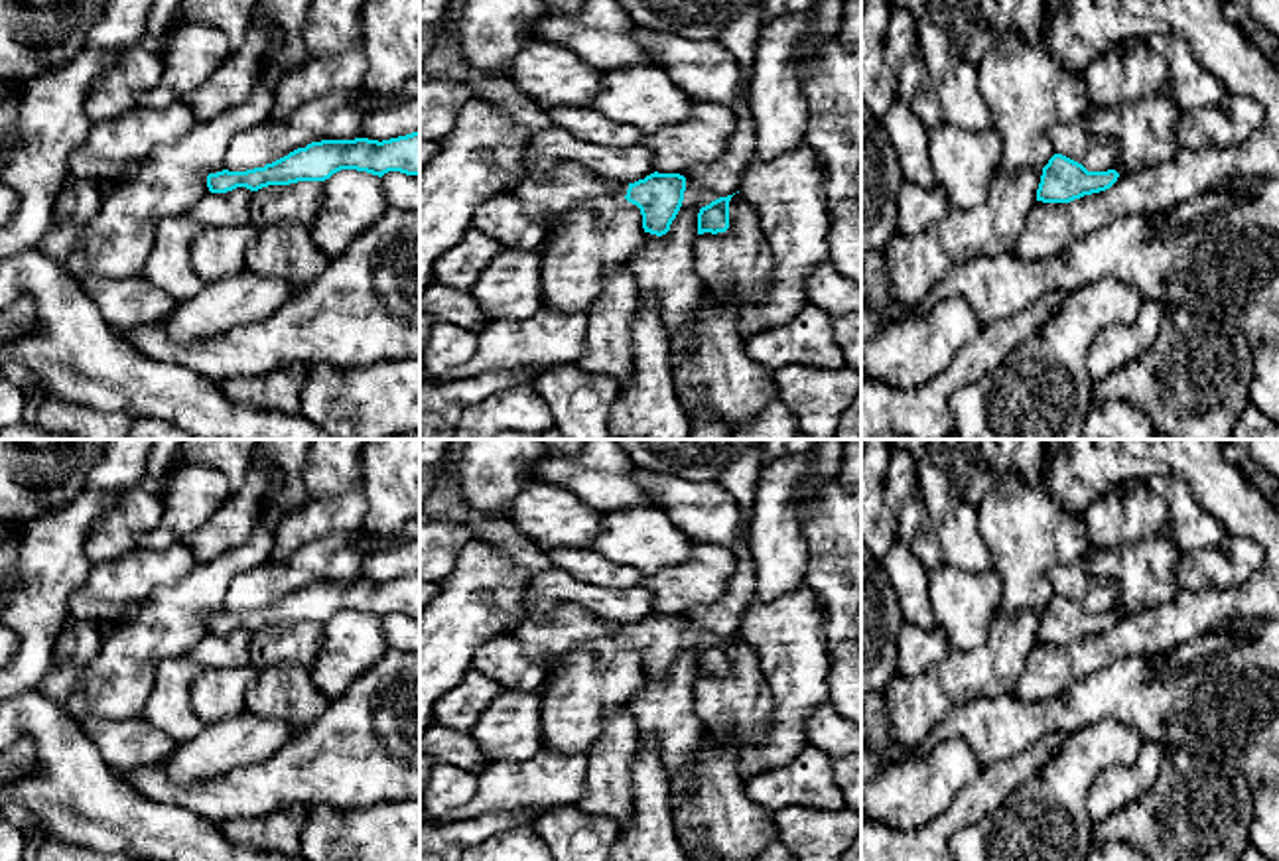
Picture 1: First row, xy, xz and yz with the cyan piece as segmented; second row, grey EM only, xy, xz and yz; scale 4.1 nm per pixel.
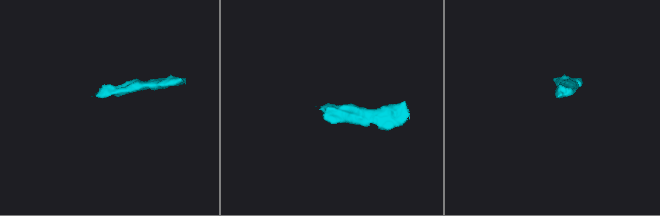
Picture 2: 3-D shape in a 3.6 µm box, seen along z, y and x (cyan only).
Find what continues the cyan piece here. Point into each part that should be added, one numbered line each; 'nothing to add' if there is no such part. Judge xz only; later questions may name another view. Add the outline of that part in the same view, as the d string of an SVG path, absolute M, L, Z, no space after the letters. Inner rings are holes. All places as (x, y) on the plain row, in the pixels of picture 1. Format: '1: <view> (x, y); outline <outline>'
1: xz (570, 625); outline M526 591L516 623L506 630L528 656L552 658L595 640L625 638L629 627L599 619L577 603L562 603L546 617L530 605Z

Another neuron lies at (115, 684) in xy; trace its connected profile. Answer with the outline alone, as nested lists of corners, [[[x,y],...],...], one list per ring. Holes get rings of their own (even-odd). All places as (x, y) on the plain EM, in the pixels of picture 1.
[[[256,526],[244,544],[152,591],[134,619],[104,630],[102,646],[83,666],[65,711],[77,721],[142,717],[158,664],[191,652],[209,632],[207,617],[225,611],[231,581],[270,560],[272,546],[274,530]]]

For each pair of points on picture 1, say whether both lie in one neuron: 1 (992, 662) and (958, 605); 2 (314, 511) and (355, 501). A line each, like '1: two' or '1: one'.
1: two
2: one

